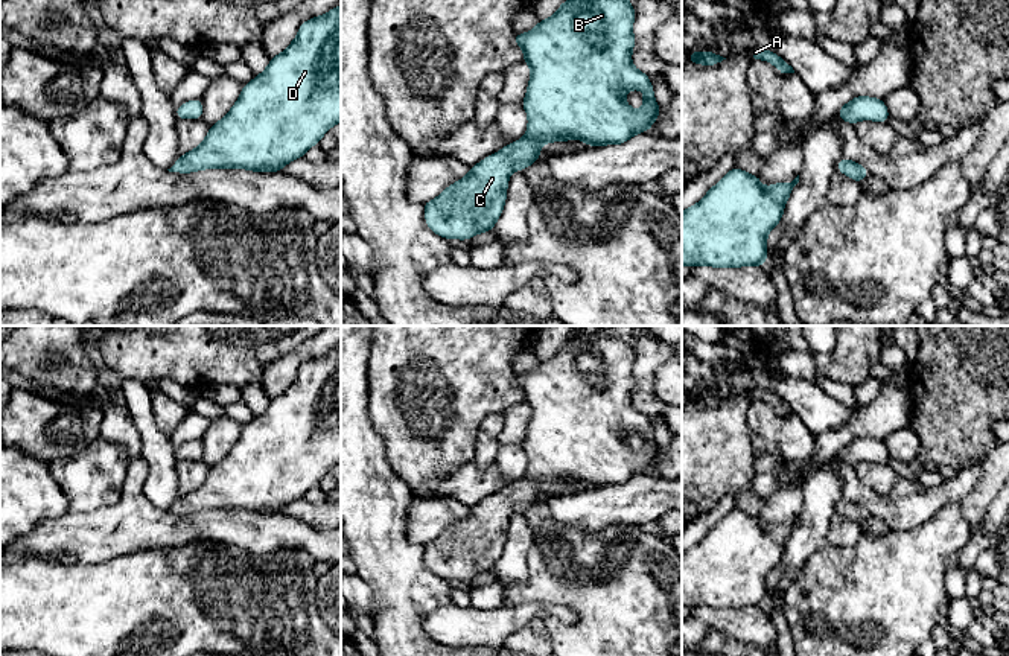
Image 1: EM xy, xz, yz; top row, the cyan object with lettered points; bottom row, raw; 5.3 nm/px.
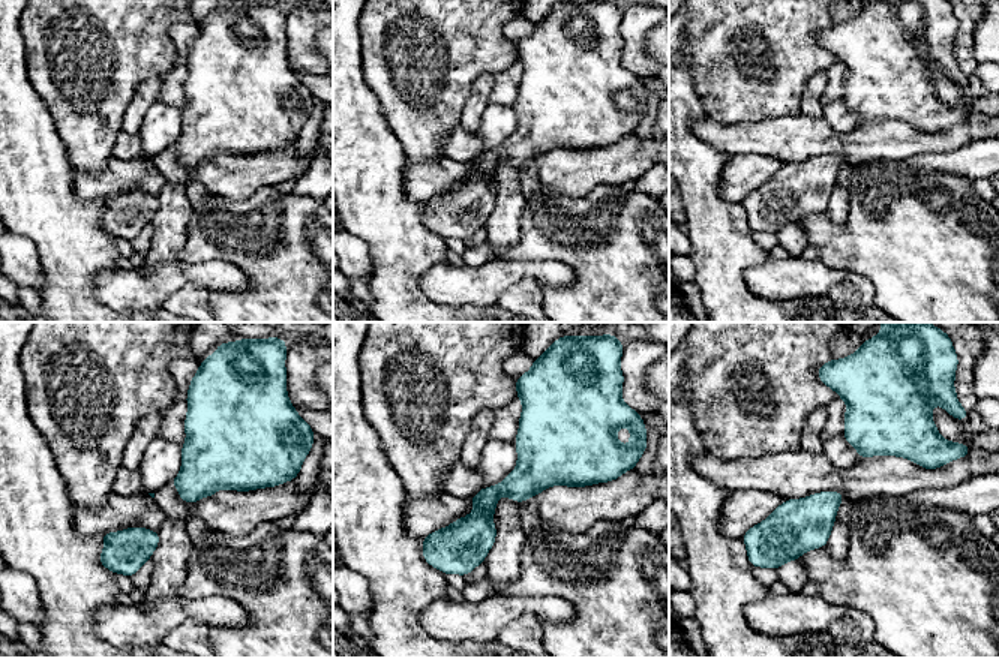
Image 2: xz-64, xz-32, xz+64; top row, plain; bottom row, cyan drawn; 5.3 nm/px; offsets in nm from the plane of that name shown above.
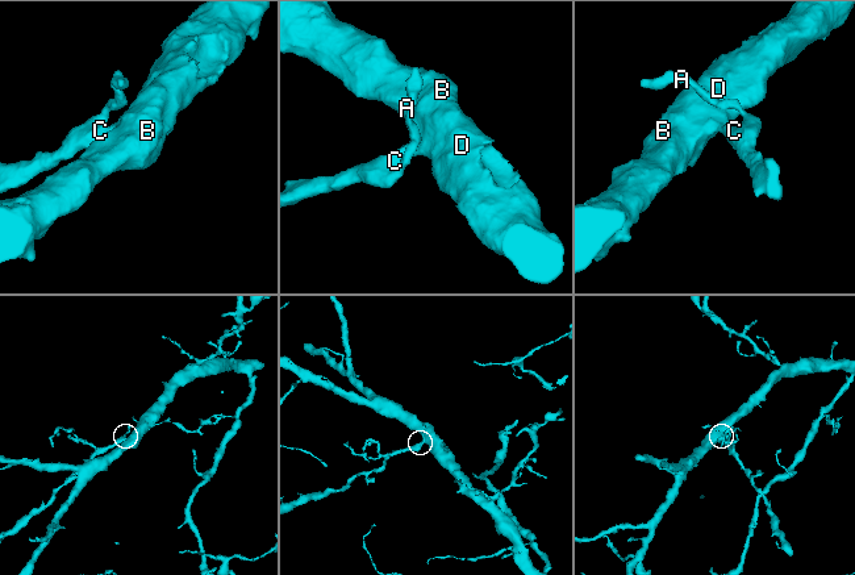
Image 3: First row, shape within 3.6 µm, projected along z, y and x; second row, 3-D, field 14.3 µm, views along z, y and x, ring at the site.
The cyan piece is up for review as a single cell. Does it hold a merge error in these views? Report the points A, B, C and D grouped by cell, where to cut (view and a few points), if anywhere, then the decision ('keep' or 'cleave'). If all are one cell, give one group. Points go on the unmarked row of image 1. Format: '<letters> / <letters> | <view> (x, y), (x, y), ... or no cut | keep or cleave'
A B C D | no cut | keep

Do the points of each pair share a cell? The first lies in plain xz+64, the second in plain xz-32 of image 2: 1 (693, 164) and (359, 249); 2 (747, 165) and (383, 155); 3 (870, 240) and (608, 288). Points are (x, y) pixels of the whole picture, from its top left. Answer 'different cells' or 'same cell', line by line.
1: different cells
2: different cells
3: same cell

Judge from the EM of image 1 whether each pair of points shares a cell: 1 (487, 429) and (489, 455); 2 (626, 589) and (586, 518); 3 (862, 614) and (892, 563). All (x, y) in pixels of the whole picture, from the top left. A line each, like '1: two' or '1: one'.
1: one
2: two
3: one

